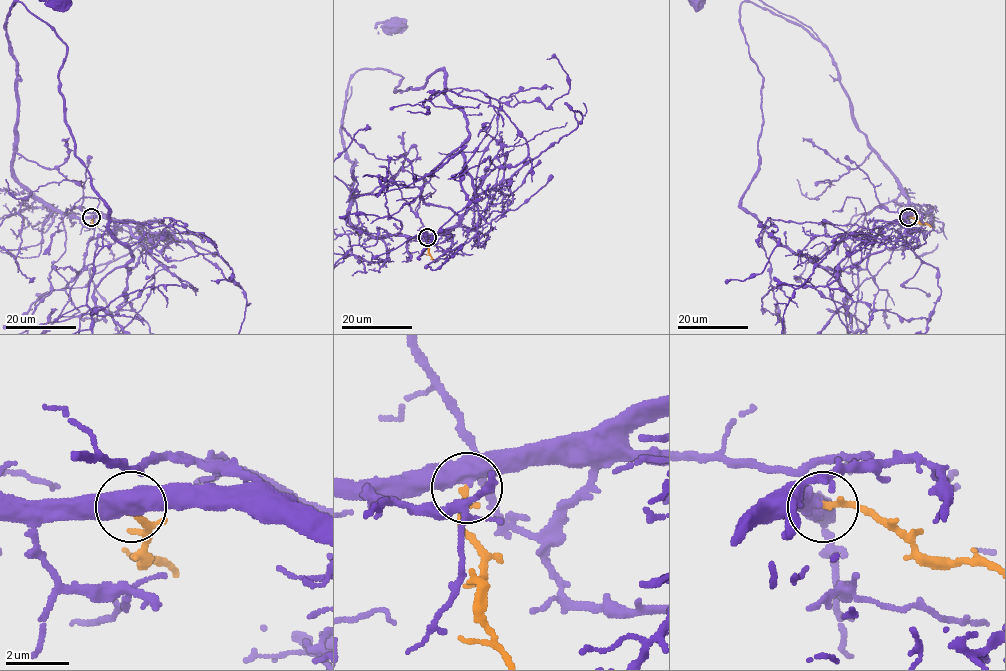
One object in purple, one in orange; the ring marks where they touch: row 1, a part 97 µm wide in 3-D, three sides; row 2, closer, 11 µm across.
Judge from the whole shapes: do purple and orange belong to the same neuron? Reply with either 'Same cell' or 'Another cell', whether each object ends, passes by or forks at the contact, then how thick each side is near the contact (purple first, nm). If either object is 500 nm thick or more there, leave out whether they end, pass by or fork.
Same cell. At the ring purple forks. At the ring orange ends. Thickness 440 nm (purple) against 220 nm

